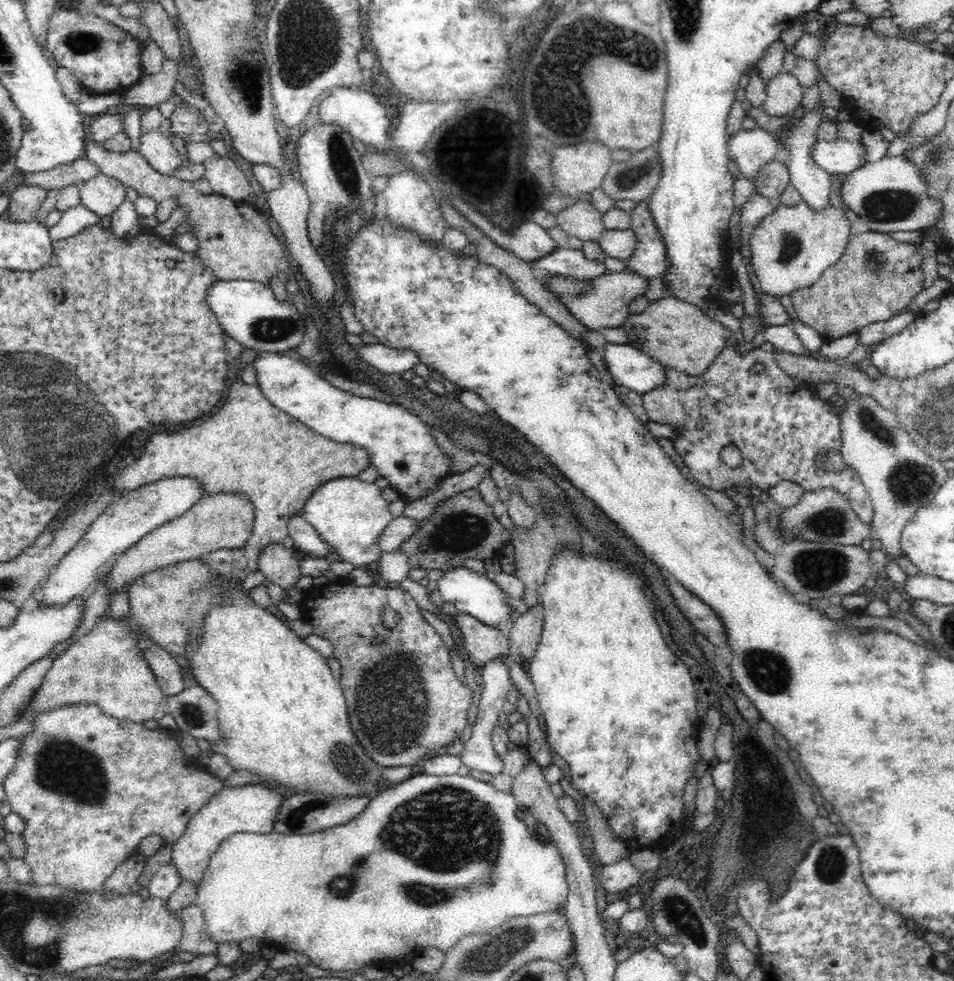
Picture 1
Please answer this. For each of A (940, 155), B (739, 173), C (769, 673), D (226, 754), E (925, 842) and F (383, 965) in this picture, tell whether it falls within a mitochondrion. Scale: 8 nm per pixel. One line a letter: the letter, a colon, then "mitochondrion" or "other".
A: mitochondrion
B: other
C: mitochondrion
D: other
E: other
F: other

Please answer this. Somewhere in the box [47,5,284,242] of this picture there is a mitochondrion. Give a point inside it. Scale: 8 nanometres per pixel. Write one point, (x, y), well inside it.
(243, 79)

